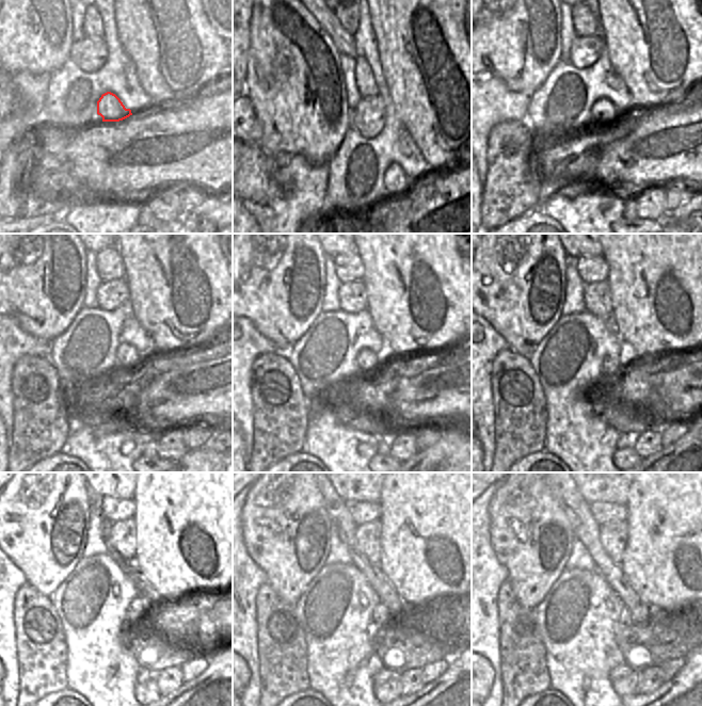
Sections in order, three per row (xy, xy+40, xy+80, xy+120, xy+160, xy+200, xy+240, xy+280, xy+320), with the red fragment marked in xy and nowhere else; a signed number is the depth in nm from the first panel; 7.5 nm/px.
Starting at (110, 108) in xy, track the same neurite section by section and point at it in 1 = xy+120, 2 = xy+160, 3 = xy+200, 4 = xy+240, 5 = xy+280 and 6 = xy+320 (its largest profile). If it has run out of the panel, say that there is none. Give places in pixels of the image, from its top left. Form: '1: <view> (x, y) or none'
1: xy+120 (127, 357)
2: xy+160 (367, 359)
3: xy+200 (612, 368)
4: xy+240 (138, 611)
5: xy+280 (381, 615)
6: xy+320 (625, 619)

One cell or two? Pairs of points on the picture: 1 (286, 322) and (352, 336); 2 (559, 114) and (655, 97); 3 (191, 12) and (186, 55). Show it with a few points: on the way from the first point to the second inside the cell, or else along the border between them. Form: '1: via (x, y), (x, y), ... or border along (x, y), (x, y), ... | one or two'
1: border along (321, 311), (308, 330), (292, 346) | two
2: border along (621, 78), (632, 97), (633, 111) | two
3: via (186, 22), (186, 45) | one

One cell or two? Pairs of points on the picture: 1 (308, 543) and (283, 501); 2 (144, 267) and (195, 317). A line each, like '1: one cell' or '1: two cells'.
1: one cell
2: one cell

